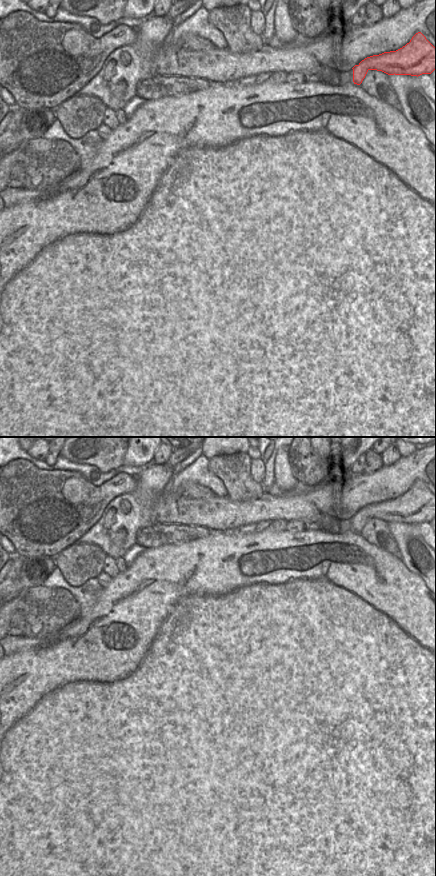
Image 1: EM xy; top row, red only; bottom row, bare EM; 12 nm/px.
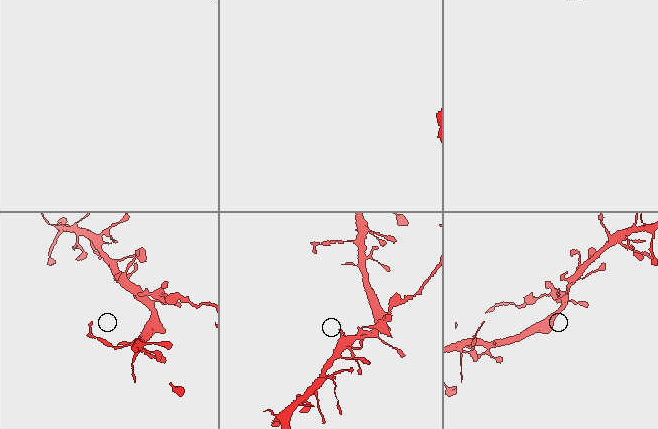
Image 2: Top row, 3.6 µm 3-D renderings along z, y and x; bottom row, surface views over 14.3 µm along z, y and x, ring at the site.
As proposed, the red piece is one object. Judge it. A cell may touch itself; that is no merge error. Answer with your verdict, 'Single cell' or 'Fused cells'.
Fused cells

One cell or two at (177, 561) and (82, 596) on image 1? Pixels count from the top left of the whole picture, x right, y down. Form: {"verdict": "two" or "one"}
{"verdict": "two"}

